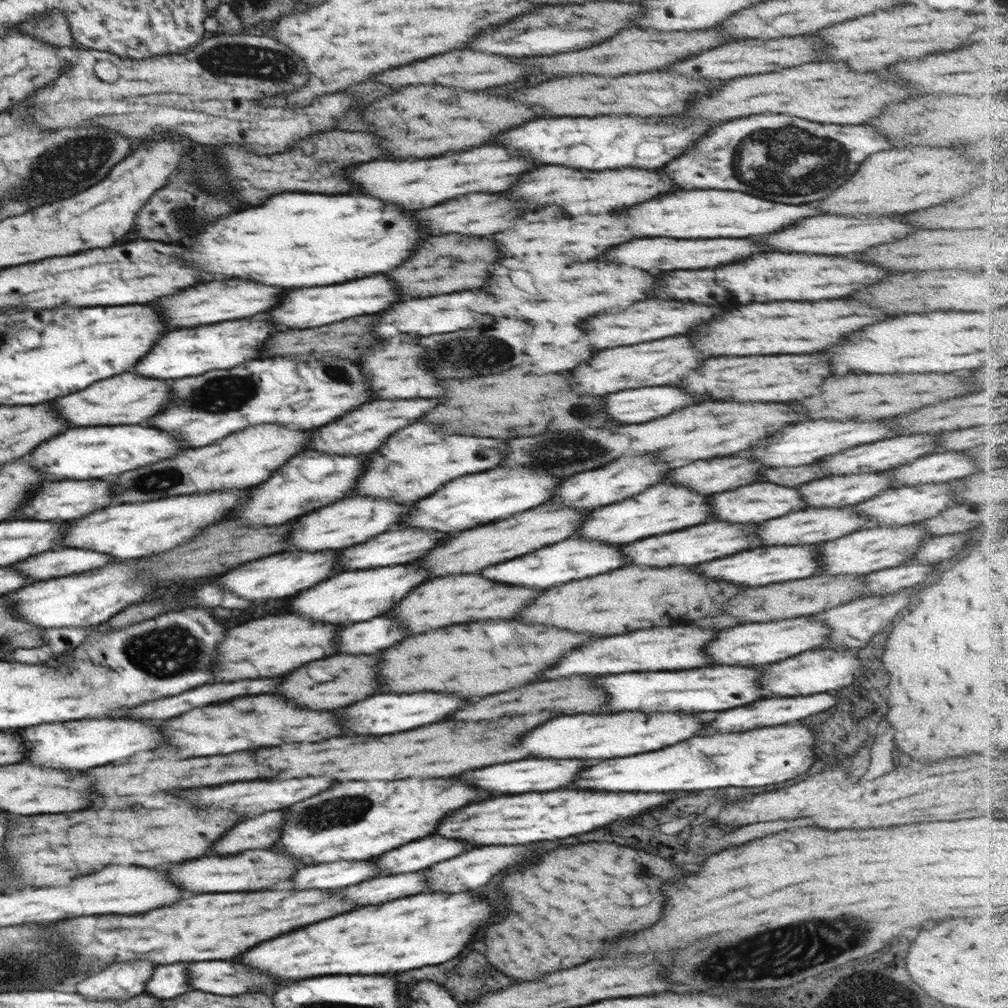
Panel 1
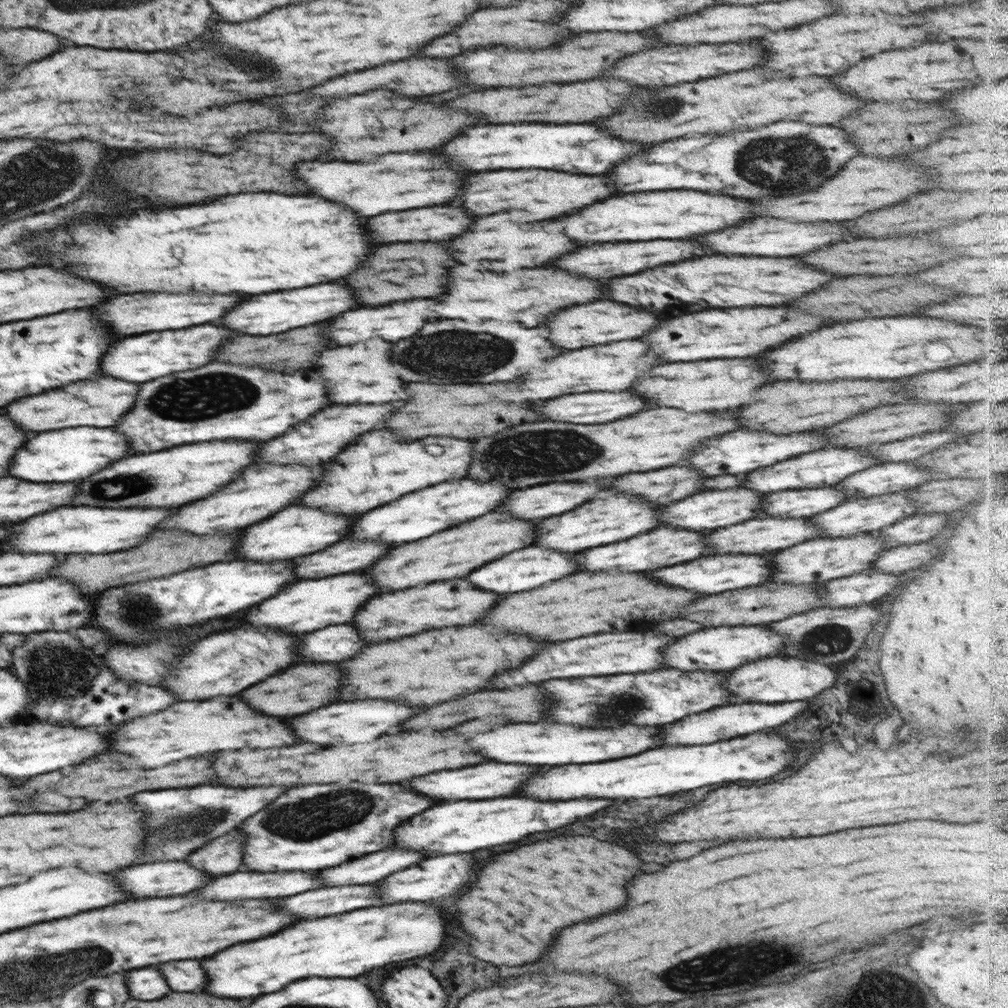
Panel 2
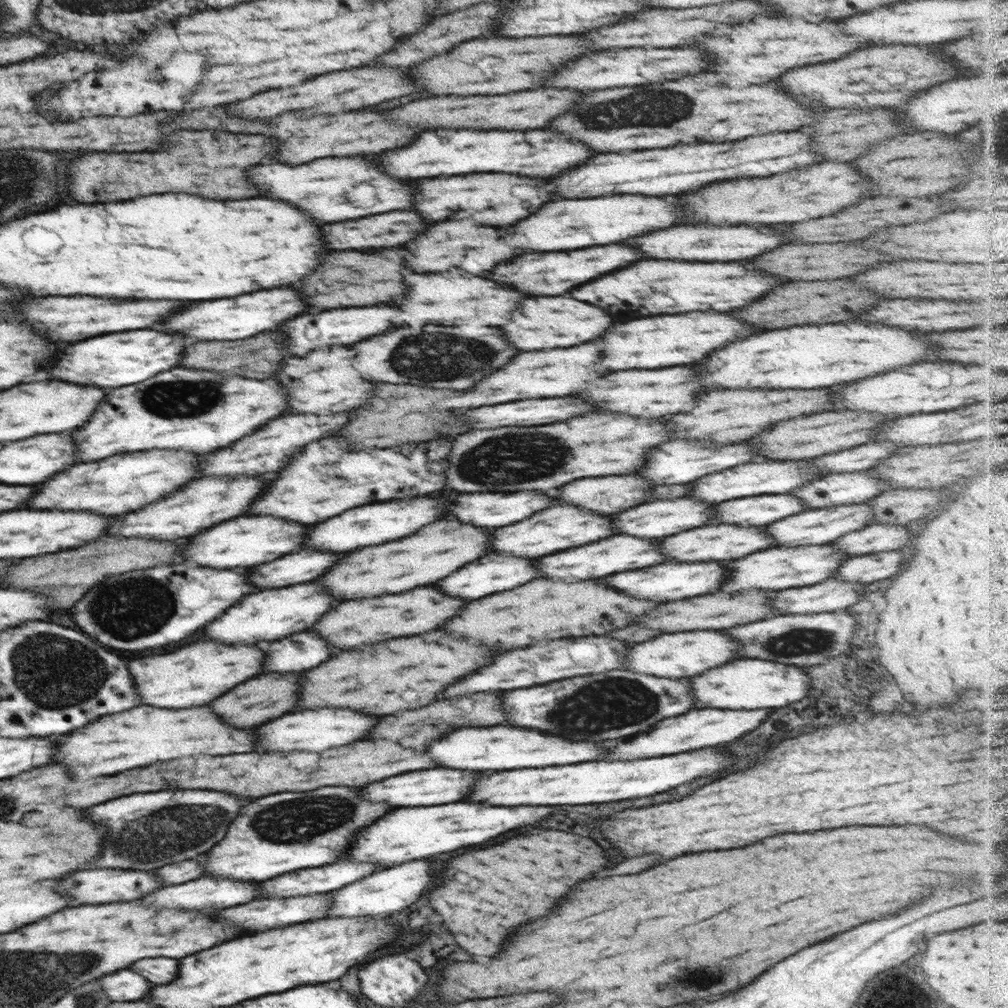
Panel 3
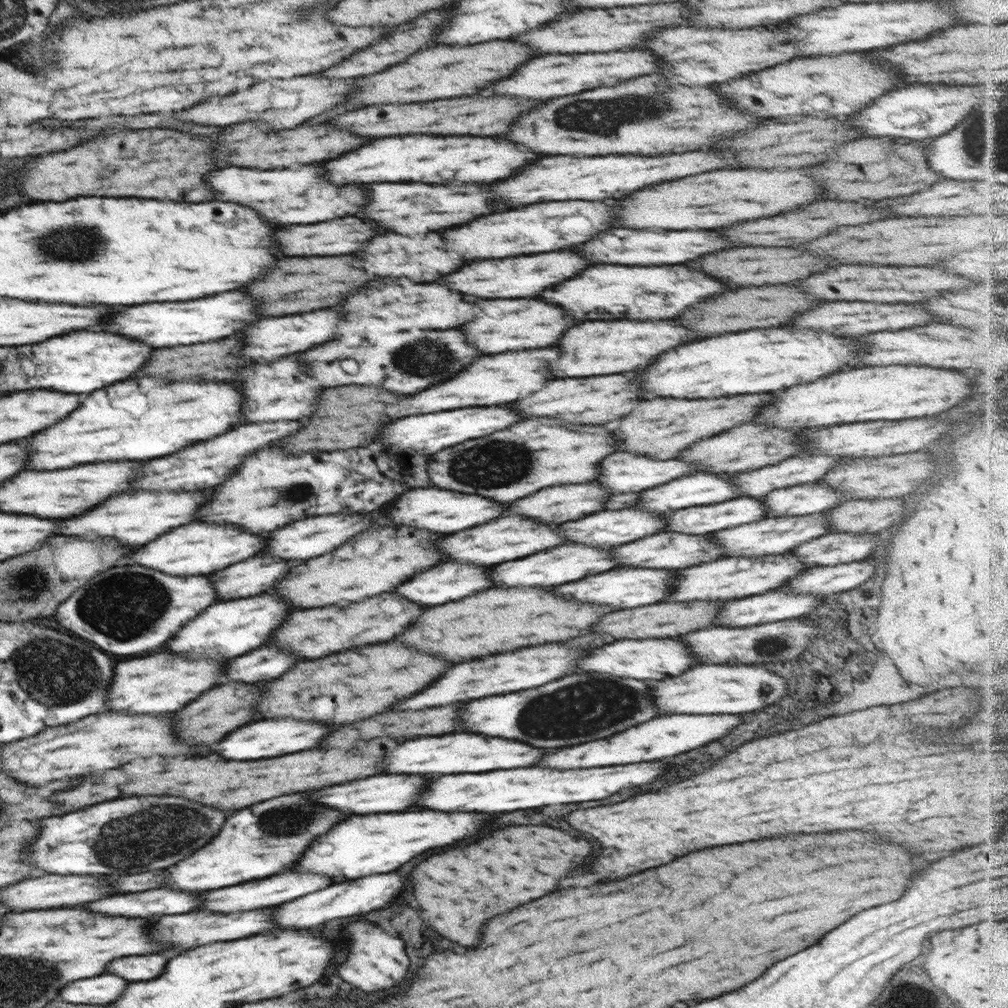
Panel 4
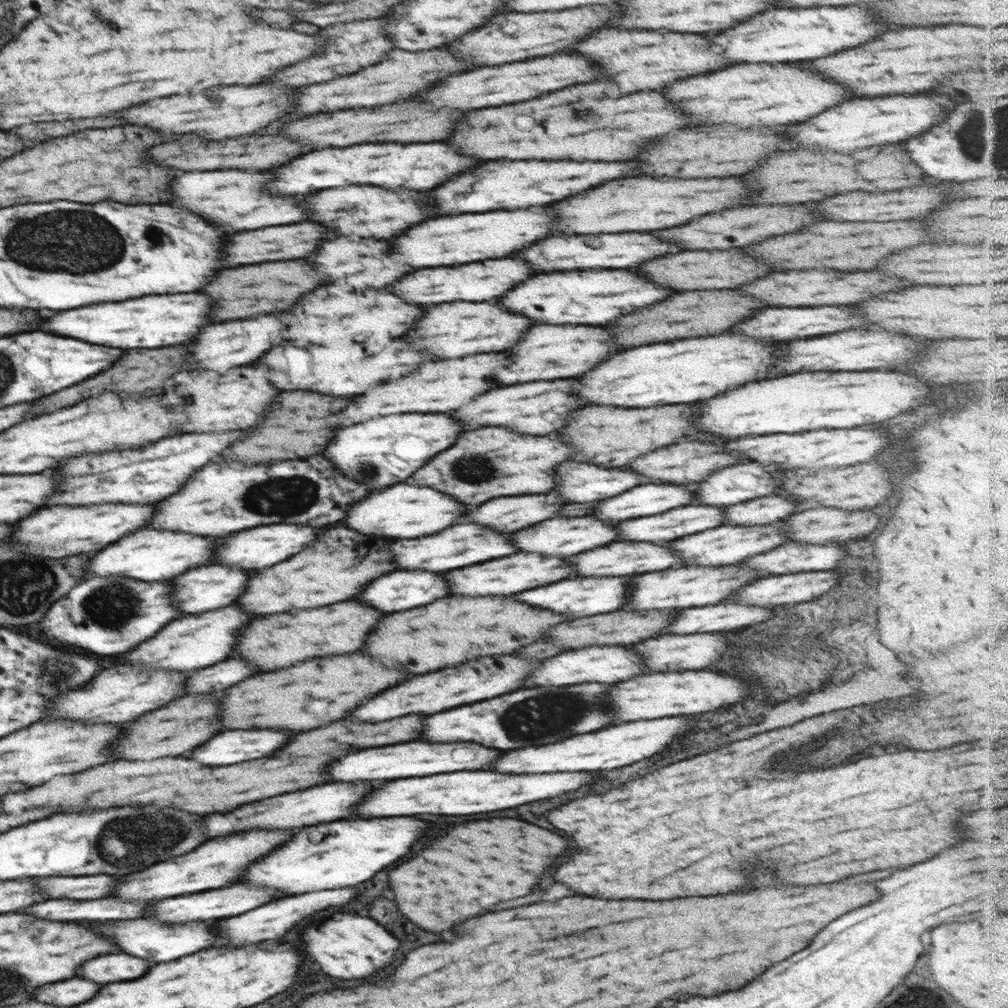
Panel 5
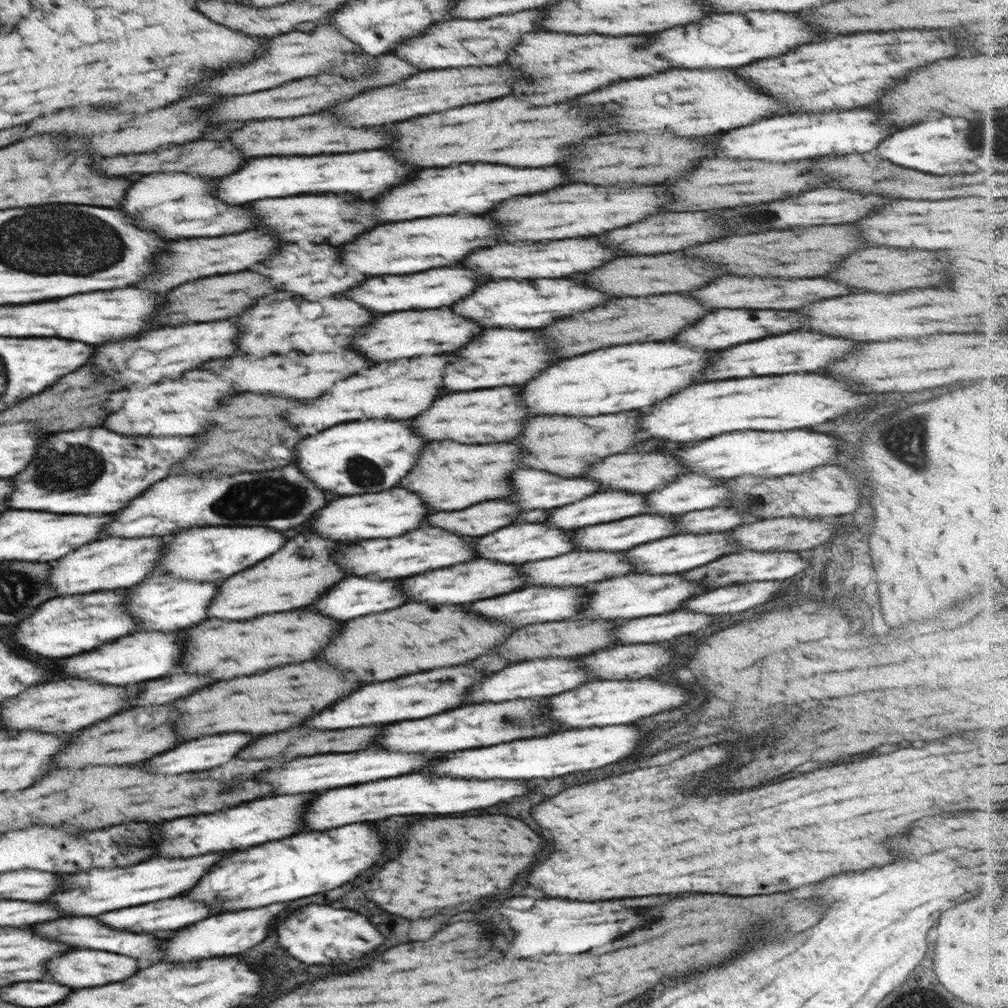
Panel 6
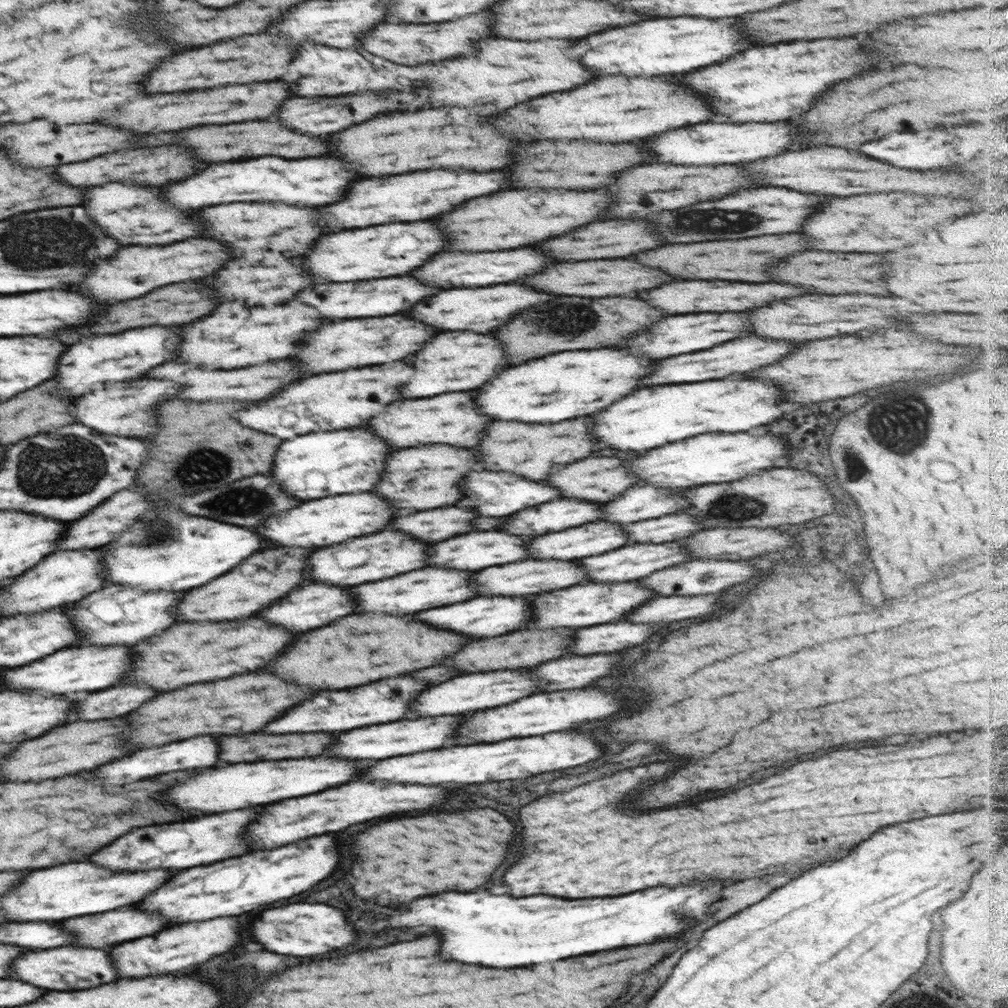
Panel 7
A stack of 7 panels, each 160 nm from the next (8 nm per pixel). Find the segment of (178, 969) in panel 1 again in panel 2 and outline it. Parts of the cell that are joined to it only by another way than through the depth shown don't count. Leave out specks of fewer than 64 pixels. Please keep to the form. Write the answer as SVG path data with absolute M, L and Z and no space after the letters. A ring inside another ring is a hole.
M142 968L128 972L128 992L136 1000L158 1000L170 988L156 968Z

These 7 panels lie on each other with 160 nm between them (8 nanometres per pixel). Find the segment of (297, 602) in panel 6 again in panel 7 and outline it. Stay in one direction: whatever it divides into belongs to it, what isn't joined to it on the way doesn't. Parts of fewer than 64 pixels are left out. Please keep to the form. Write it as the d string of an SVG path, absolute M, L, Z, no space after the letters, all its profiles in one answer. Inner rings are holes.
M272 548L258 554L252 554L240 566L232 568L228 574L208 582L208 586L200 586L182 596L180 604L176 606L176 618L180 622L222 622L222 620L236 620L252 616L264 610L268 604L276 602L290 590L302 586L304 582L304 562L310 550L284 550Z

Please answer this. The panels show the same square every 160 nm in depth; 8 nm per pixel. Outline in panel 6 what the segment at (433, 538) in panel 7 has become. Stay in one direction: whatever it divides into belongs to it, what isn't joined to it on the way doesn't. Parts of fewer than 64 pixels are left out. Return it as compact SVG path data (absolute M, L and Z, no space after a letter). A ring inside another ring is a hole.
M486 500L464 510L430 514L426 524L460 536L484 536L486 532L512 524L520 512L522 510L508 500Z

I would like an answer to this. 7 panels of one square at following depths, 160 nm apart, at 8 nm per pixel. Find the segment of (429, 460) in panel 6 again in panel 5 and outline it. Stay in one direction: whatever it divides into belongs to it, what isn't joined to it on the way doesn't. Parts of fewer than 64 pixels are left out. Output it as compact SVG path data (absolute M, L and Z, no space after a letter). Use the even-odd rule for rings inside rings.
M478 428L460 434L454 446L440 452L438 460L432 456L432 460L424 468L416 470L412 478L414 484L440 490L458 502L480 504L498 496L544 494L552 490L554 468L570 460L570 456L572 450L568 450L568 444L562 444L560 438L522 436L506 428Z

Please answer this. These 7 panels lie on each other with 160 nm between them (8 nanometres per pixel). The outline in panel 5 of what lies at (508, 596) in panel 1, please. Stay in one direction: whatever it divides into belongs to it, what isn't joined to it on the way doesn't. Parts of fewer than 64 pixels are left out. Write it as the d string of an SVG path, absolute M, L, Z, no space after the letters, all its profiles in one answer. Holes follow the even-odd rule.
M338 602L312 610L258 616L252 618L250 624L242 630L234 646L234 656L250 662L254 668L258 666L258 670L268 672L314 656L354 652L366 642L366 636L374 628L378 618L382 618L378 610L372 610L358 602Z

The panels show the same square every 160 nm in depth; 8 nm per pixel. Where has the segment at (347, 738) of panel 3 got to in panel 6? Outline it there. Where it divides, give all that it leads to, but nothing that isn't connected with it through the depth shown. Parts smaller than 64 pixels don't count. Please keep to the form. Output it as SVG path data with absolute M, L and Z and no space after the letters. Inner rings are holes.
M240 732L214 734L214 736L184 742L164 754L158 754L142 762L142 766L158 774L182 774L182 772L210 770L212 766L220 766L232 760L234 754L238 754L250 742L252 738Z

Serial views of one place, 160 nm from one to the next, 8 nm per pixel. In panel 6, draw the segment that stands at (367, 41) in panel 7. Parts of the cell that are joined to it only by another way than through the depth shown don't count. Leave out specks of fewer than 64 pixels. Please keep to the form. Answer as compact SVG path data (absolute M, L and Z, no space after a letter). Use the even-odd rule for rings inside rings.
M524 10L518 14L500 14L486 20L448 20L430 26L422 36L408 38L390 52L398 58L410 62L418 70L440 70L440 68L460 68L460 66L496 66L506 58L506 34L510 38L520 38L522 34L538 30L540 20L538 10Z

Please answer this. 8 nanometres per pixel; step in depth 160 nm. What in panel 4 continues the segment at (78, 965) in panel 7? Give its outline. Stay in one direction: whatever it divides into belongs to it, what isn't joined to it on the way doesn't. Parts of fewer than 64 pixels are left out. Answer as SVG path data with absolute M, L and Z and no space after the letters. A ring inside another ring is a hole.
M162 954L116 958L116 962L108 964L106 972L122 976L128 982L144 982L144 980L152 980L152 978L160 976L166 962L168 960Z

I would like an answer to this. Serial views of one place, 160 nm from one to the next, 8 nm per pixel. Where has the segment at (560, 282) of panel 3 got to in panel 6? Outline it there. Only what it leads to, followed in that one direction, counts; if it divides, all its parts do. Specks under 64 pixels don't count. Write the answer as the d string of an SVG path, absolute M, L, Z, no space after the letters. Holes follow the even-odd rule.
M436 268L436 270L424 270L420 274L408 274L404 278L396 276L384 276L384 278L368 278L354 290L346 290L344 298L350 298L358 302L362 308L370 312L400 312L400 310L426 310L426 308L440 308L450 306L458 302L460 298L466 298L476 286L480 286L484 280L474 274L472 270L464 268Z

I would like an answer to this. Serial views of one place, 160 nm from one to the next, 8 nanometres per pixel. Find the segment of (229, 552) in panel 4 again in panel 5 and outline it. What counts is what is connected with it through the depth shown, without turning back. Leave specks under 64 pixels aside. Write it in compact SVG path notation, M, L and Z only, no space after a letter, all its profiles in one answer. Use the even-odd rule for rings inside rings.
M136 530L134 534L124 536L118 542L108 544L106 550L100 550L96 556L90 560L90 568L86 568L86 578L92 576L125 576L134 580L144 582L158 582L158 580L168 580L174 578L182 572L188 572L192 568L198 568L202 564L210 564L210 556L214 554L216 544L208 538L194 536L194 534L182 534L173 530Z

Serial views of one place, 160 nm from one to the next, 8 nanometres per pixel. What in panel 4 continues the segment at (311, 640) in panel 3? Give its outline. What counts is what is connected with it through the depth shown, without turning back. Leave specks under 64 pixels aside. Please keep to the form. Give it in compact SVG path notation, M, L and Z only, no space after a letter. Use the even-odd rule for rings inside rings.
M258 648L248 652L248 656L232 658L226 664L226 676L234 682L258 682L282 676L298 662L296 656L290 656L278 648Z

